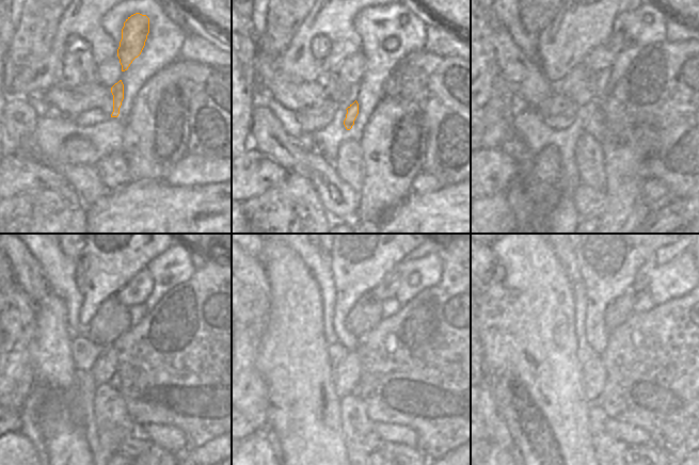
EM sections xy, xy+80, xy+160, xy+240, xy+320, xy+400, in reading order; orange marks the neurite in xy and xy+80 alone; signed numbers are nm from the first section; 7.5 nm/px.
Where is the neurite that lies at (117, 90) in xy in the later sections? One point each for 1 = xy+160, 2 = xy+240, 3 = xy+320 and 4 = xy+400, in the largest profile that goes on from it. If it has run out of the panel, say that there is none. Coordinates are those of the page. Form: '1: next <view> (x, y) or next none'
1: next xy+160 (587, 111)
2: next xy+240 (104, 369)
3: next xy+320 (346, 375)
4: next xy+400 (593, 372)

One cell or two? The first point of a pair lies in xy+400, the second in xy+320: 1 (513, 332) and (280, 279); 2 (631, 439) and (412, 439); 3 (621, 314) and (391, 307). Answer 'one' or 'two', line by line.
1: one
2: one
3: two

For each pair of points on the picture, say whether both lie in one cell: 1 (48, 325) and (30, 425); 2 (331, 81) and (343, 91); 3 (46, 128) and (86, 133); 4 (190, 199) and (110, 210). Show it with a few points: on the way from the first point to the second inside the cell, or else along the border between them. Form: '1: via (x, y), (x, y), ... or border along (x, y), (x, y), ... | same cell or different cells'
1: border along (37, 379), (48, 387), (48, 397), (43, 404) | different cells
2: via (334, 84), (339, 90) | same cell
3: via (56, 130), (77, 131) | same cell
4: via (170, 210), (130, 210) | same cell

